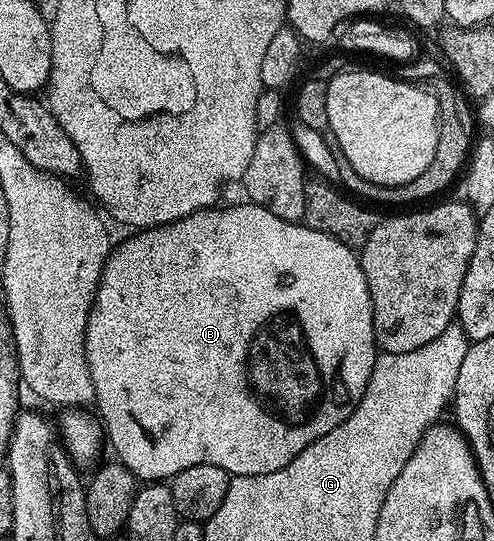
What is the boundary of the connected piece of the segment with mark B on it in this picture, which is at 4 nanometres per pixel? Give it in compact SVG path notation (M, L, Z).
M244 205L197 210L191 216L168 222L165 226L142 229L118 250L116 247L105 260L101 288L93 301L85 329L85 355L87 366L91 368L93 402L103 423L104 437L109 437L117 453L114 455L134 478L146 483L171 480L183 472L183 468L191 468L195 464L215 464L215 468L223 468L231 476L279 472L279 468L291 464L303 448L315 444L319 436L327 436L327 432L343 424L343 420L357 410L359 400L363 400L367 392L379 347L371 292L367 288L367 276L361 267L358 251L338 238L313 230L301 222L283 220L267 208Z

